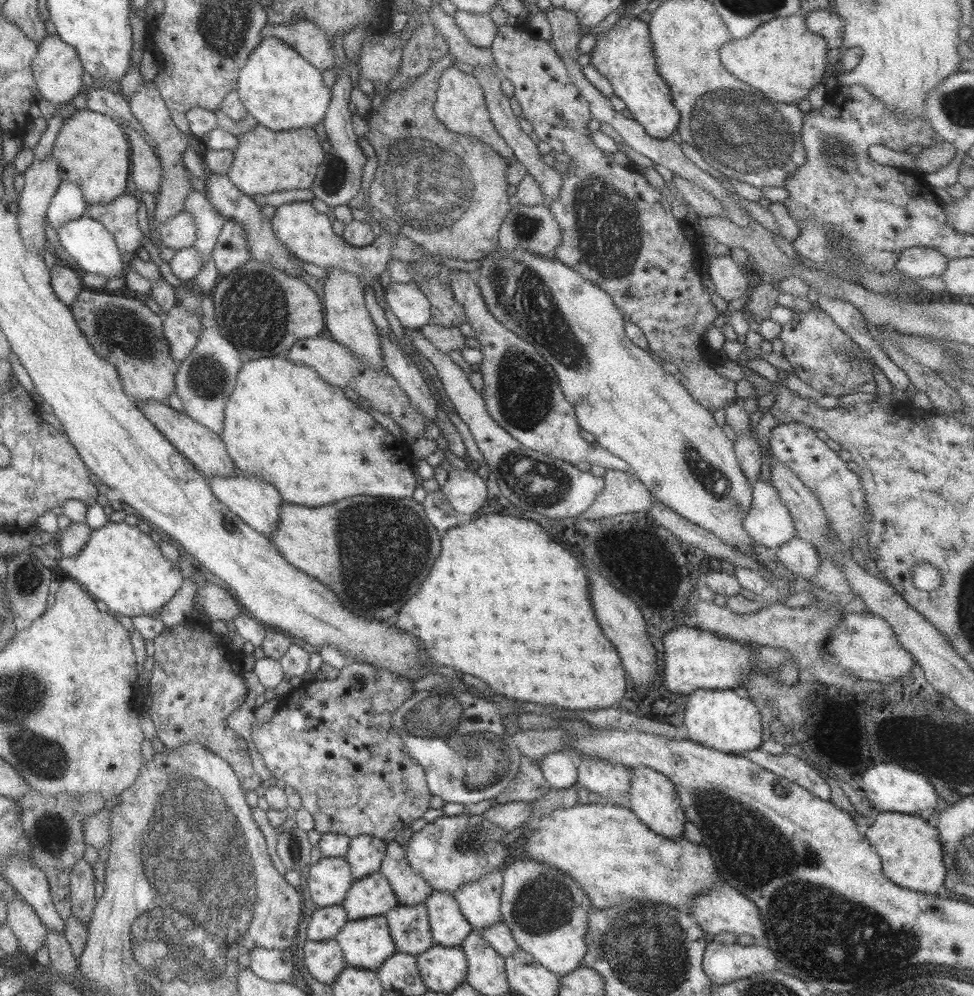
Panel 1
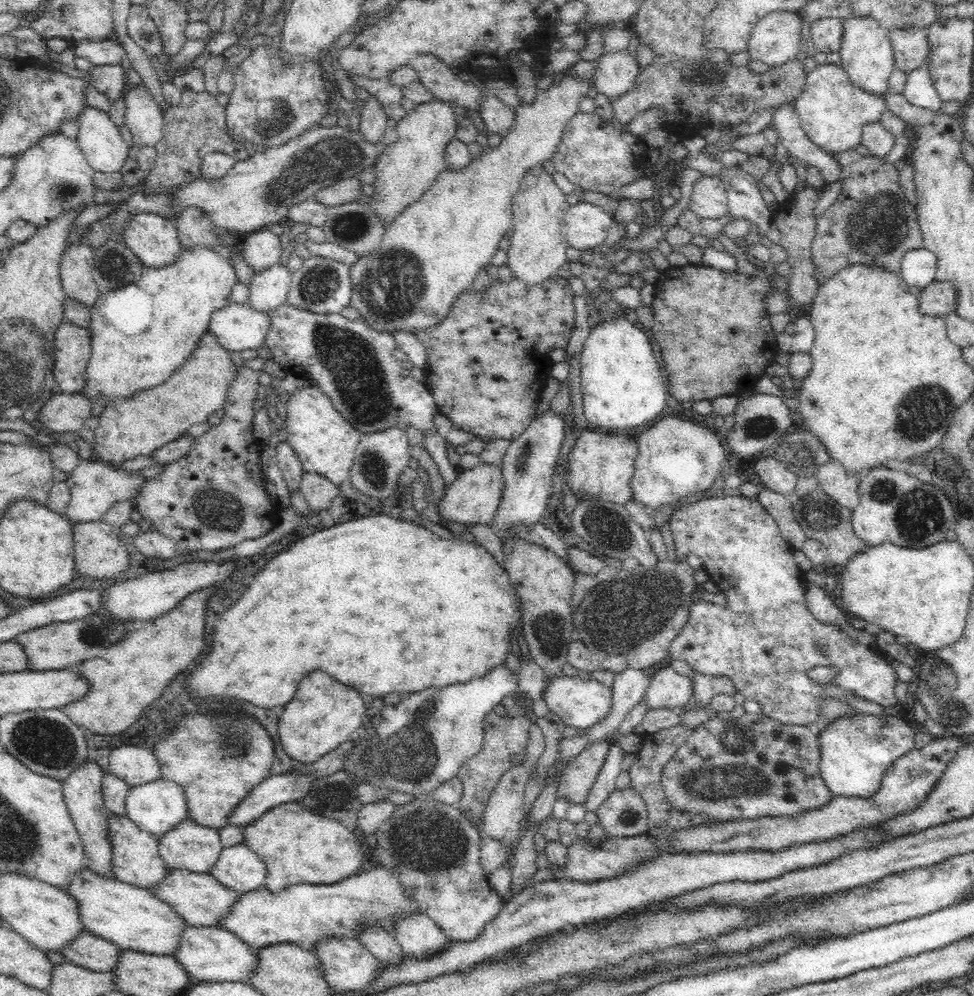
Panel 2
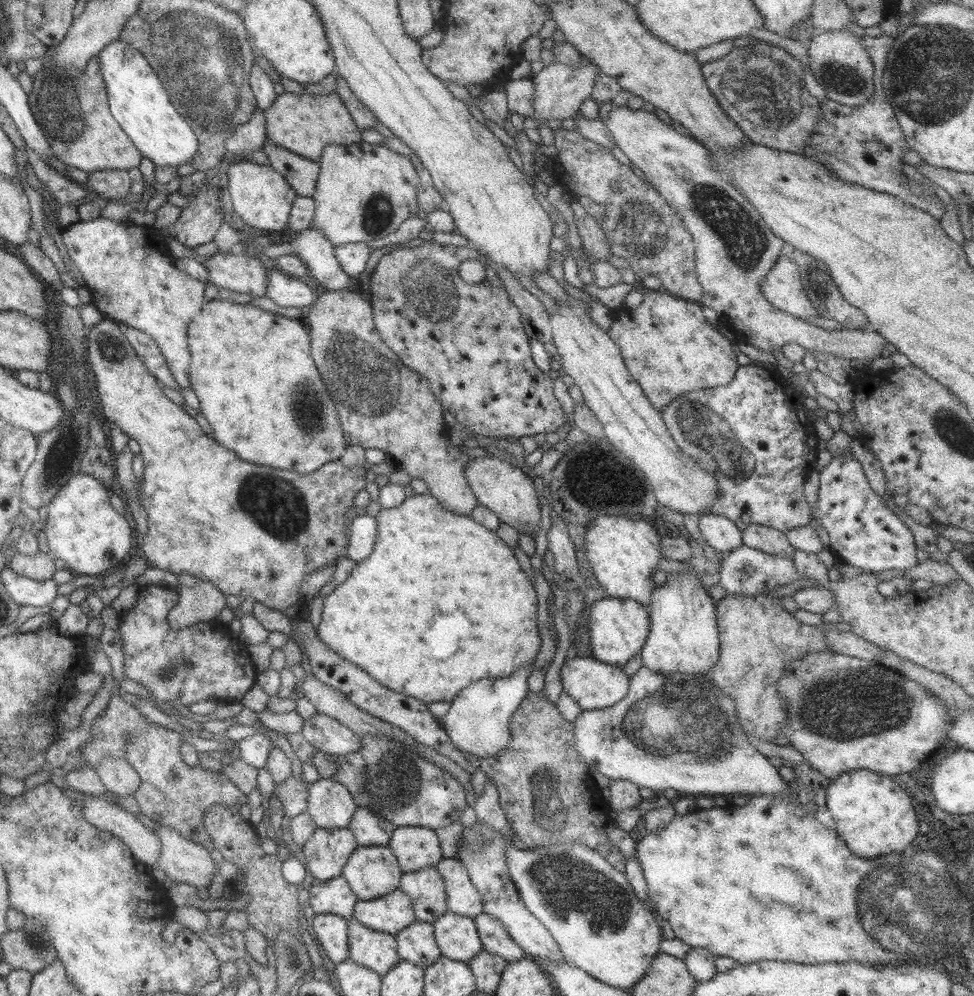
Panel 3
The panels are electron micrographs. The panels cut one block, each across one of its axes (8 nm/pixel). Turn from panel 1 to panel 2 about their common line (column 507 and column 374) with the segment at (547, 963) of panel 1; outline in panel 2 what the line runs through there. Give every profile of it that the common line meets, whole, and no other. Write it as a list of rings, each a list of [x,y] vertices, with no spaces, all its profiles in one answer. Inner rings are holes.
[[[375,864],[367,872],[354,874],[336,884],[296,884],[276,893],[260,886],[252,892],[244,892],[238,896],[236,904],[232,904],[230,912],[219,920],[219,926],[230,930],[232,935],[236,935],[244,944],[254,950],[266,948],[272,944],[292,943],[300,949],[313,951],[316,944],[326,938],[356,939],[358,931],[366,925],[370,925],[370,927],[380,925],[386,931],[392,932],[391,926],[396,918],[406,918],[416,912],[420,914],[416,903],[406,895],[406,891],[400,886],[398,873],[386,871],[385,868]]]

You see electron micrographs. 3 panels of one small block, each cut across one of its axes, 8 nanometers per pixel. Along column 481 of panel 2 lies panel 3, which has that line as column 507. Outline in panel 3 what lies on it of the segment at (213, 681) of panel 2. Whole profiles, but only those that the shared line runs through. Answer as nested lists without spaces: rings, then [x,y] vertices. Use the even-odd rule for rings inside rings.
[[[430,492],[406,497],[400,506],[382,508],[375,516],[378,524],[378,539],[376,546],[368,560],[357,562],[358,566],[352,570],[350,578],[335,588],[330,595],[323,597],[322,619],[316,632],[318,638],[340,656],[354,663],[357,668],[364,670],[379,684],[391,688],[393,691],[431,704],[436,701],[453,701],[462,688],[480,680],[480,678],[498,678],[511,676],[518,668],[533,666],[538,652],[540,652],[540,632],[538,632],[538,598],[534,584],[528,574],[520,567],[514,551],[506,542],[497,536],[497,532],[476,522],[471,515],[457,515],[442,507],[439,500]]]

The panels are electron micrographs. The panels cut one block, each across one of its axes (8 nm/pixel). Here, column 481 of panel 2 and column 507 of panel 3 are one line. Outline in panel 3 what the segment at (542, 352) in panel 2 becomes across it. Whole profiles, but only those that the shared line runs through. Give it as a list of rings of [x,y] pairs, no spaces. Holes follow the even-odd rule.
[[[428,235],[411,245],[406,244],[405,246],[400,246],[400,248],[389,249],[388,253],[380,258],[378,265],[374,268],[374,272],[370,273],[370,304],[372,305],[376,330],[381,339],[400,357],[402,363],[410,367],[412,371],[416,371],[428,379],[430,389],[439,398],[443,409],[452,413],[458,420],[458,423],[464,425],[477,437],[481,435],[484,438],[507,439],[508,437],[535,437],[535,435],[541,433],[555,432],[560,427],[564,427],[567,415],[554,395],[555,380],[550,377],[549,373],[544,373],[538,369],[538,366],[534,363],[532,352],[530,351],[529,338],[522,326],[521,312],[512,302],[512,298],[504,288],[503,283],[497,289],[489,281],[483,281],[479,285],[469,285],[462,281],[458,274],[458,267],[462,262],[470,258],[476,260],[480,258],[480,252],[474,246],[442,245],[442,243],[432,240]]]

